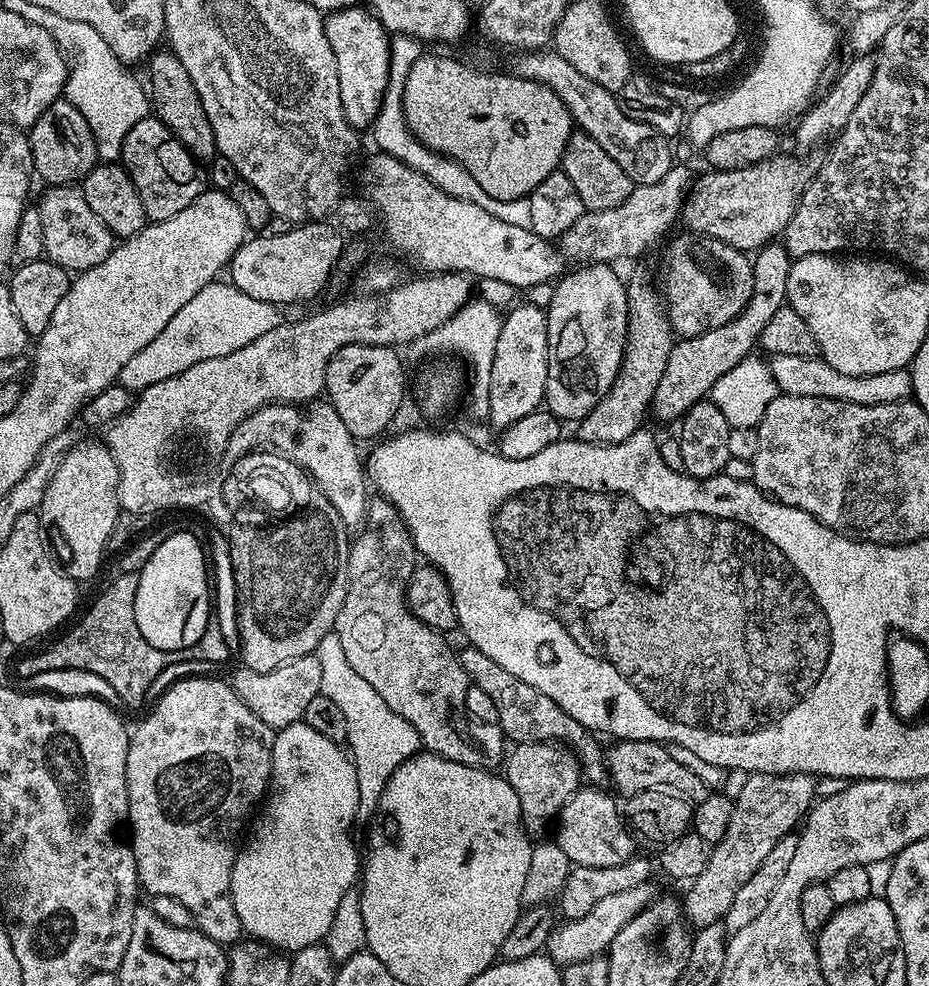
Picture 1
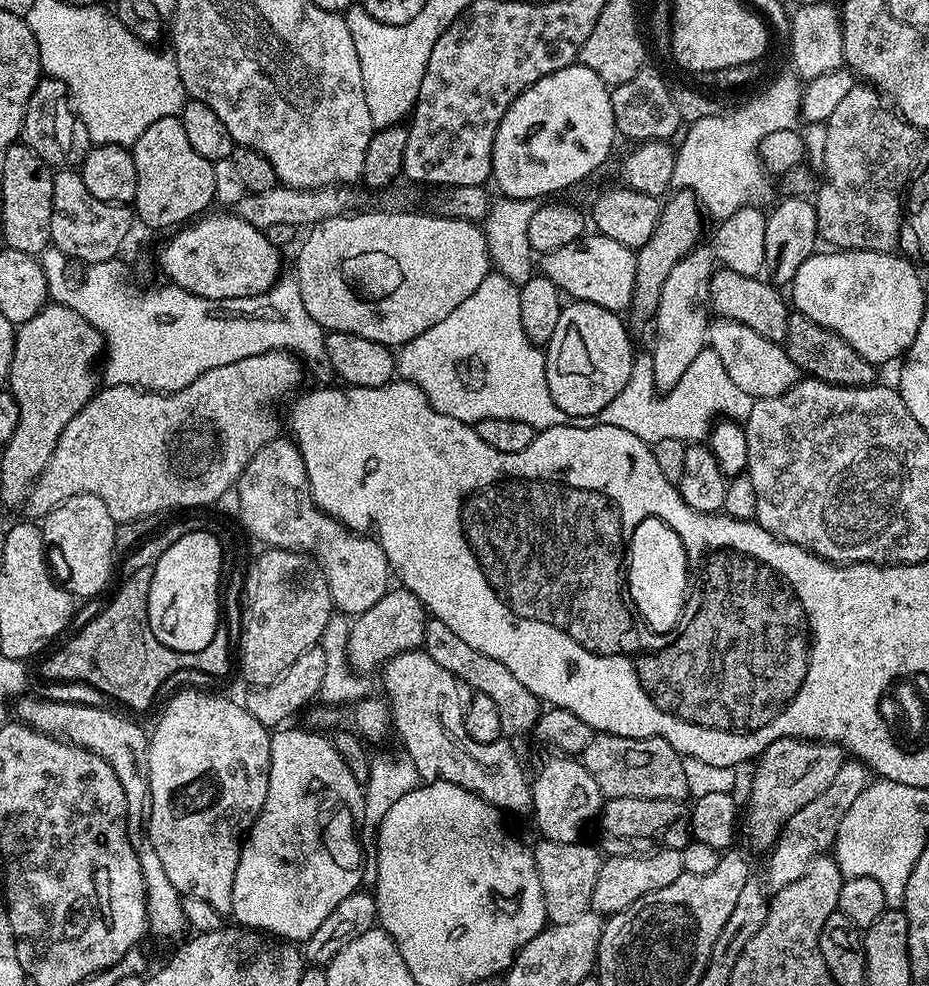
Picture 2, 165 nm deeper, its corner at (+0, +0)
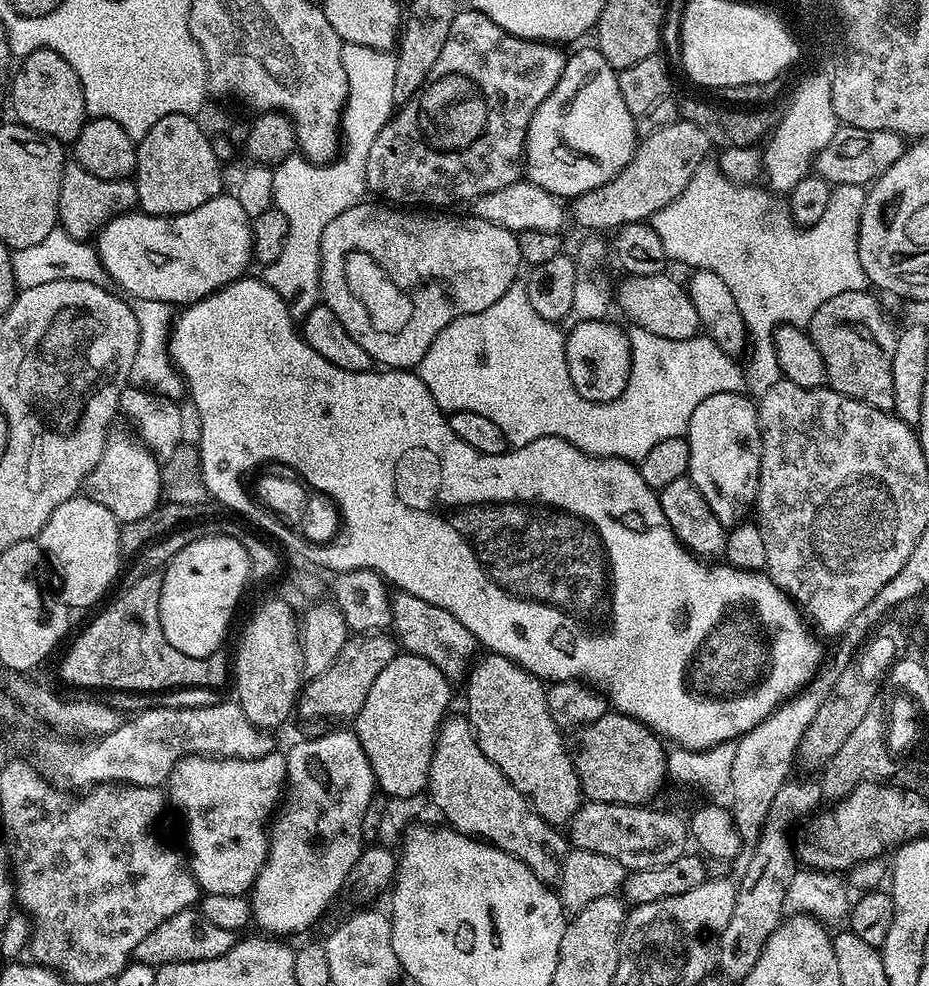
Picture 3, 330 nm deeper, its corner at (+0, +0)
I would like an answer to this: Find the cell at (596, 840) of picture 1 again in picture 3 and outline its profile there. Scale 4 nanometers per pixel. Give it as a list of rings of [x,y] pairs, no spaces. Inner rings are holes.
[[[495,654],[482,656],[469,667],[466,677],[468,725],[476,734],[476,741],[482,754],[486,754],[486,758],[490,758],[490,762],[494,762],[498,770],[506,774],[508,781],[528,799],[532,809],[543,820],[547,820],[553,826],[567,825],[581,806],[582,793],[578,774],[574,774],[574,766],[568,757],[568,746],[562,735],[562,729],[554,722],[554,718],[550,718],[545,681],[530,674],[505,656]]]

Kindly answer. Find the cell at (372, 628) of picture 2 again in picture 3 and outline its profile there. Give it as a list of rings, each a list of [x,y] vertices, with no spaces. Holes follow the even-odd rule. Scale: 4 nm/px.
[[[384,632],[353,635],[342,646],[338,658],[330,662],[330,670],[320,676],[311,677],[303,685],[298,697],[298,712],[308,720],[351,721],[366,702],[366,696],[378,674],[382,673],[386,664],[395,658],[397,653],[397,641]]]

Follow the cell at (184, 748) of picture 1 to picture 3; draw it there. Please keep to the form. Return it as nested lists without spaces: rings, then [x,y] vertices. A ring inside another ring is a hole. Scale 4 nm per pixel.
[[[277,750],[262,758],[239,760],[233,756],[181,756],[166,781],[166,792],[184,815],[184,832],[188,835],[186,863],[191,868],[196,885],[204,894],[251,893],[252,884],[268,857],[266,829],[282,800],[288,779],[288,757]]]

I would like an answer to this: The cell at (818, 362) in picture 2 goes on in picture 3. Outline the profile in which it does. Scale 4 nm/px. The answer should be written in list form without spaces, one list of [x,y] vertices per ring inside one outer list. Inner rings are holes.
[[[865,290],[863,292],[847,292],[846,294],[834,294],[834,298],[830,298],[830,302],[822,302],[822,306],[818,306],[818,310],[814,310],[814,318],[810,318],[810,322],[806,326],[808,337],[814,342],[814,346],[818,346],[818,354],[822,354],[822,362],[826,366],[826,384],[827,387],[832,388],[838,394],[849,396],[855,400],[874,406],[883,412],[892,412],[894,406],[894,342],[896,341],[896,333],[898,331],[897,325],[892,325],[892,320],[886,313],[880,309],[880,304],[871,296],[871,291]]]

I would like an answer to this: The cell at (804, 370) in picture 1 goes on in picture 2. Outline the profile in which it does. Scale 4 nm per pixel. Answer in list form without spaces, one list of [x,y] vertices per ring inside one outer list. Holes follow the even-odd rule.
[[[716,318],[708,325],[708,347],[722,358],[722,366],[726,366],[726,374],[730,374],[731,380],[741,388],[744,393],[750,394],[753,400],[762,398],[778,398],[780,394],[786,394],[795,384],[799,384],[802,373],[799,366],[792,361],[783,343],[762,338],[758,330],[750,330],[750,326],[742,326],[742,322],[734,322],[723,318]]]

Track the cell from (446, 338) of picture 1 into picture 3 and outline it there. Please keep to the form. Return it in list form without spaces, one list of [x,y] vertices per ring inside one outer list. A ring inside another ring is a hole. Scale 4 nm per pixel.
[[[517,282],[494,302],[478,314],[463,315],[452,320],[446,330],[430,342],[430,350],[418,365],[418,374],[426,382],[426,390],[434,402],[445,413],[474,410],[495,422],[506,434],[512,448],[521,448],[538,438],[553,436],[562,438],[578,450],[591,456],[618,458],[639,462],[646,458],[657,442],[666,438],[678,438],[687,433],[694,410],[710,394],[719,392],[744,392],[744,369],[733,357],[728,356],[709,336],[698,334],[689,340],[658,338],[650,330],[636,332],[636,340],[644,340],[644,356],[636,356],[636,384],[626,388],[624,393],[611,404],[592,404],[570,382],[570,370],[566,366],[565,333],[560,333],[559,323],[542,318],[530,303],[527,283]]]

